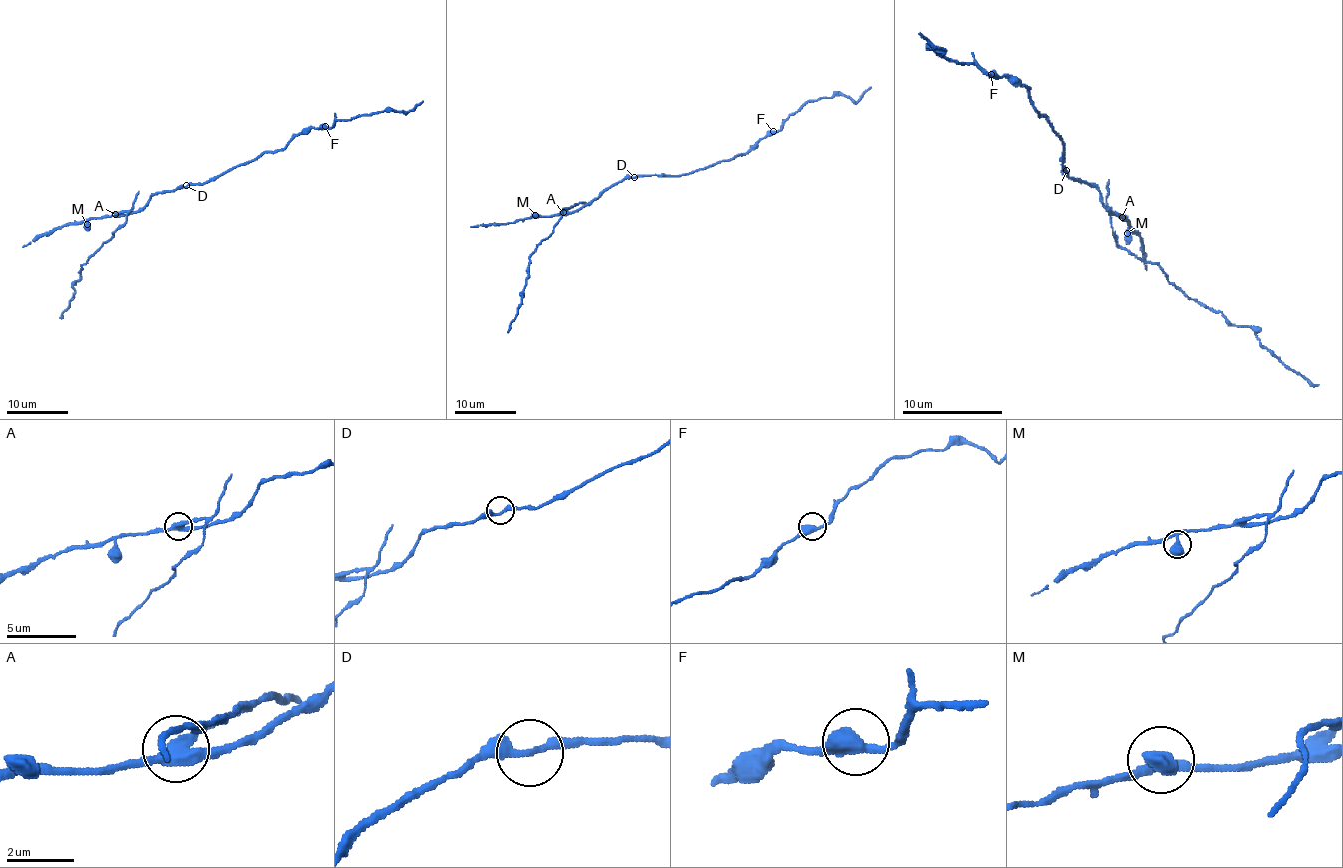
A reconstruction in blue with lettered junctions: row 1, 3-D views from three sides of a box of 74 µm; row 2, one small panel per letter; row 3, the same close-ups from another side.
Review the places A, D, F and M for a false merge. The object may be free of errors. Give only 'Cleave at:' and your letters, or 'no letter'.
Cleave at: A

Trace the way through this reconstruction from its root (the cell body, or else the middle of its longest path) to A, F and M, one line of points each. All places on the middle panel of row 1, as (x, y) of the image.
A: (635, 177), (625, 177), (612, 184), (574, 211), (563, 211)
F: (635, 177), (645, 174), (680, 176), (730, 160), (748, 151), (773, 131)
M: (635, 177), (625, 177), (612, 184), (574, 211), (550, 216), (535, 215)

